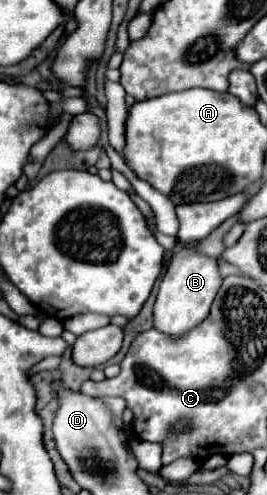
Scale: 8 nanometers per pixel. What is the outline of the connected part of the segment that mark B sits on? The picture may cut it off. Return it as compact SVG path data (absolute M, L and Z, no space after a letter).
M191 248L177 254L169 264L159 286L159 294L153 308L155 330L171 338L181 338L181 334L187 334L189 330L193 330L193 326L199 326L209 316L219 286L221 286L221 276L215 258L195 254Z

